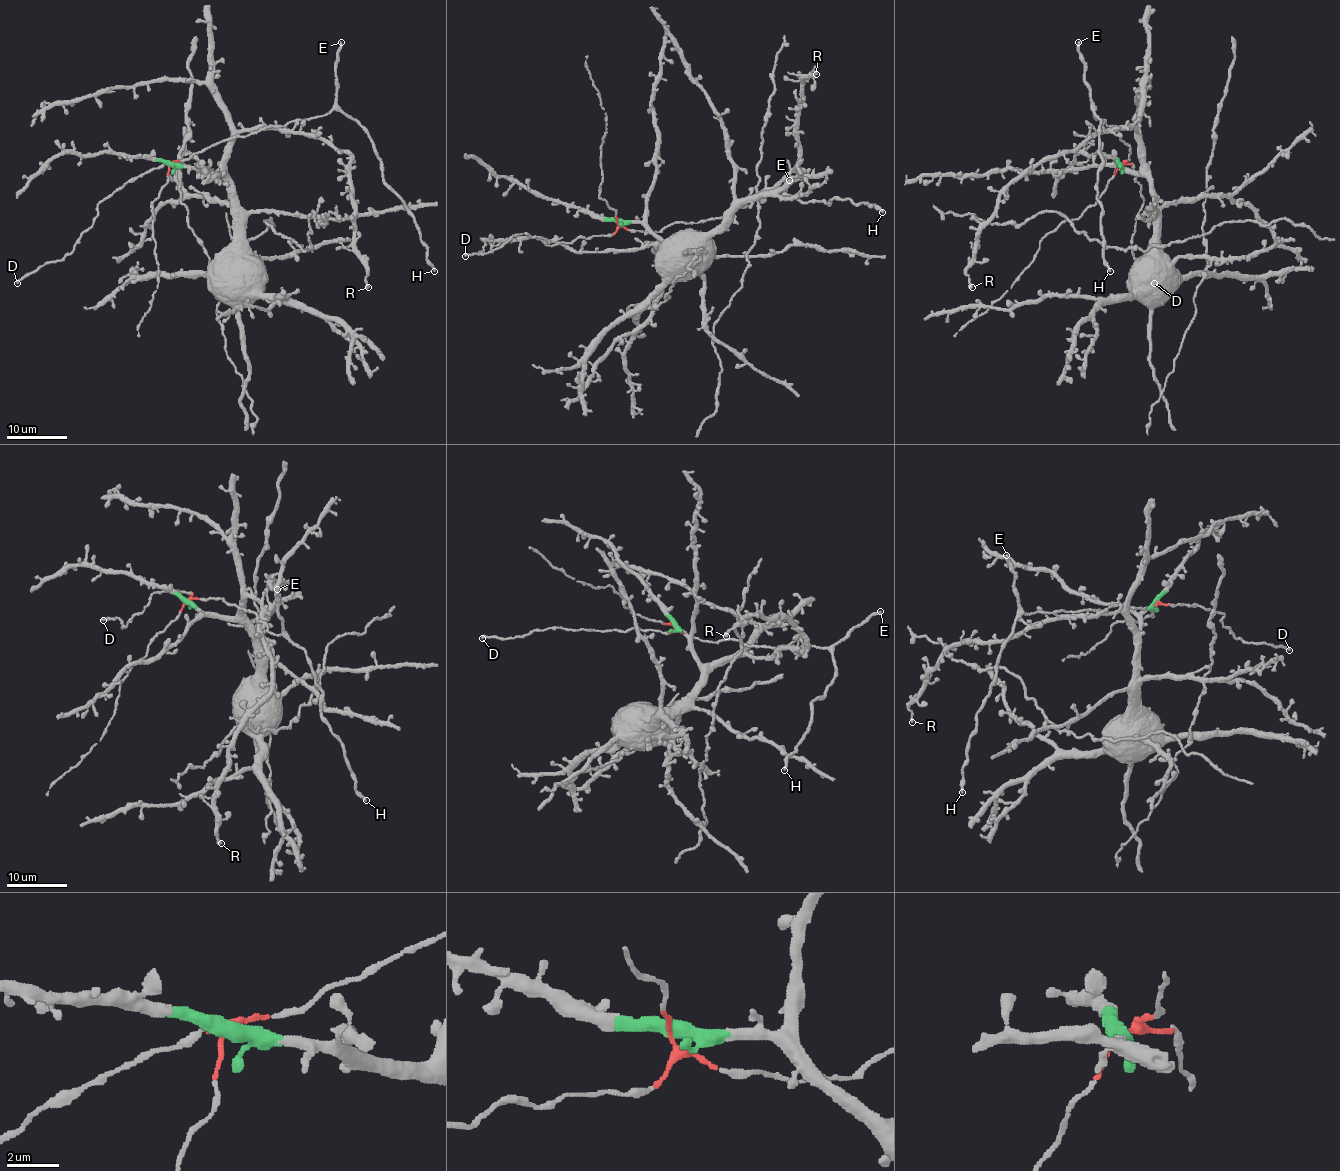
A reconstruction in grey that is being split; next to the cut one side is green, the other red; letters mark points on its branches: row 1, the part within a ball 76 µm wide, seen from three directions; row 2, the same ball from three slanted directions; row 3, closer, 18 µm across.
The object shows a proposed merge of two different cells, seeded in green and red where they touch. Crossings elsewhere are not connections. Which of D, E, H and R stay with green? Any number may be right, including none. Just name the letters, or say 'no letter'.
R

